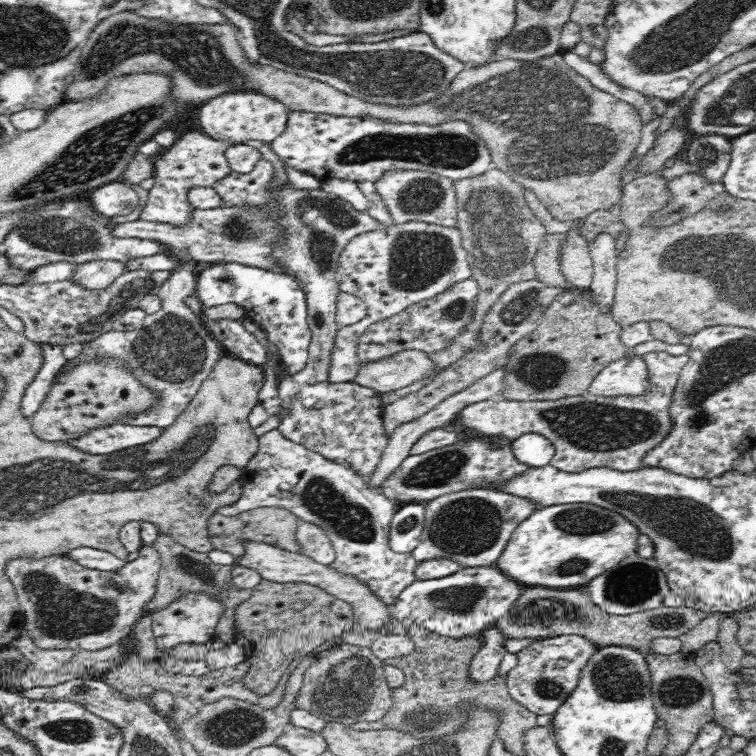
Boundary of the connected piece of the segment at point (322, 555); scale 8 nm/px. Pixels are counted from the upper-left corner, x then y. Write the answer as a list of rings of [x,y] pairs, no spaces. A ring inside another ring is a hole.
[[[301,521],[296,528],[296,532],[300,553],[304,553],[304,555],[312,557],[314,561],[325,565],[334,562],[336,558],[334,547],[322,528]]]

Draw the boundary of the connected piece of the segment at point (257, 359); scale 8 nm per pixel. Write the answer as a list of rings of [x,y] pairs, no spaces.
[[[218,320],[207,327],[213,339],[226,348],[226,352],[262,367],[264,362],[268,362],[268,350],[254,334],[245,330],[243,322],[244,320]]]

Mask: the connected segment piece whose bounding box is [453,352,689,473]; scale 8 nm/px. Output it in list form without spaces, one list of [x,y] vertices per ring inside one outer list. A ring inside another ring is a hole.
[[[648,352],[648,354],[642,354],[642,359],[646,361],[648,377],[650,377],[650,388],[648,388],[649,392],[646,395],[604,397],[586,392],[556,401],[508,401],[497,398],[466,406],[457,412],[453,423],[461,423],[467,431],[477,435],[488,437],[504,435],[511,441],[528,433],[541,434],[548,438],[548,442],[552,443],[556,449],[556,454],[548,465],[571,473],[597,468],[609,468],[624,472],[638,470],[644,467],[644,454],[647,454],[652,448],[656,448],[672,430],[670,406],[680,373],[689,360],[687,354],[672,356],[667,352]]]

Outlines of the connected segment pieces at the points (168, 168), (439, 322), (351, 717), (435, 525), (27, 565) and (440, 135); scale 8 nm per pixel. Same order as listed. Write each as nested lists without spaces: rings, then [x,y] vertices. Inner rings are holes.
[[[190,129],[181,134],[170,148],[162,149],[153,159],[155,183],[149,190],[146,206],[139,219],[146,222],[163,222],[172,226],[188,224],[192,218],[192,210],[195,210],[188,201],[188,192],[194,186],[211,187],[233,171],[224,155],[232,145],[230,141],[210,137],[203,130]]]
[[[471,278],[454,284],[436,297],[408,306],[408,309],[372,324],[359,339],[357,346],[359,364],[376,362],[404,350],[420,350],[427,354],[444,350],[469,326],[478,292],[479,284]]]
[[[341,643],[314,657],[296,696],[296,708],[300,707],[312,714],[350,726],[362,720],[378,721],[394,704],[392,689],[384,674],[386,664],[370,648]]]
[[[475,488],[444,494],[424,502],[425,520],[420,544],[411,555],[419,562],[452,559],[463,567],[494,566],[514,529],[539,506],[524,497],[498,489]]]
[[[144,545],[139,550],[139,557],[133,561],[127,561],[124,564],[124,568],[120,568],[118,572],[104,572],[101,570],[92,570],[86,568],[74,561],[68,559],[66,555],[48,555],[40,557],[39,559],[34,559],[34,557],[14,557],[7,562],[5,566],[6,574],[11,580],[11,583],[15,586],[15,592],[17,593],[17,600],[20,605],[20,614],[22,618],[22,624],[27,631],[29,637],[33,640],[33,643],[38,648],[47,649],[47,648],[72,648],[75,651],[85,650],[92,651],[102,650],[126,639],[130,634],[134,634],[132,628],[134,624],[138,622],[139,618],[146,616],[150,613],[150,610],[146,607],[148,602],[155,596],[156,584],[158,576],[161,571],[161,558],[159,552],[150,545]]]
[[[291,110],[284,132],[272,142],[272,151],[294,170],[300,170],[321,182],[338,179],[350,182],[376,182],[388,170],[420,170],[439,174],[452,181],[472,178],[494,169],[491,154],[486,143],[463,120],[448,120],[438,126],[410,124],[409,122],[384,122],[369,116],[336,116]]]

